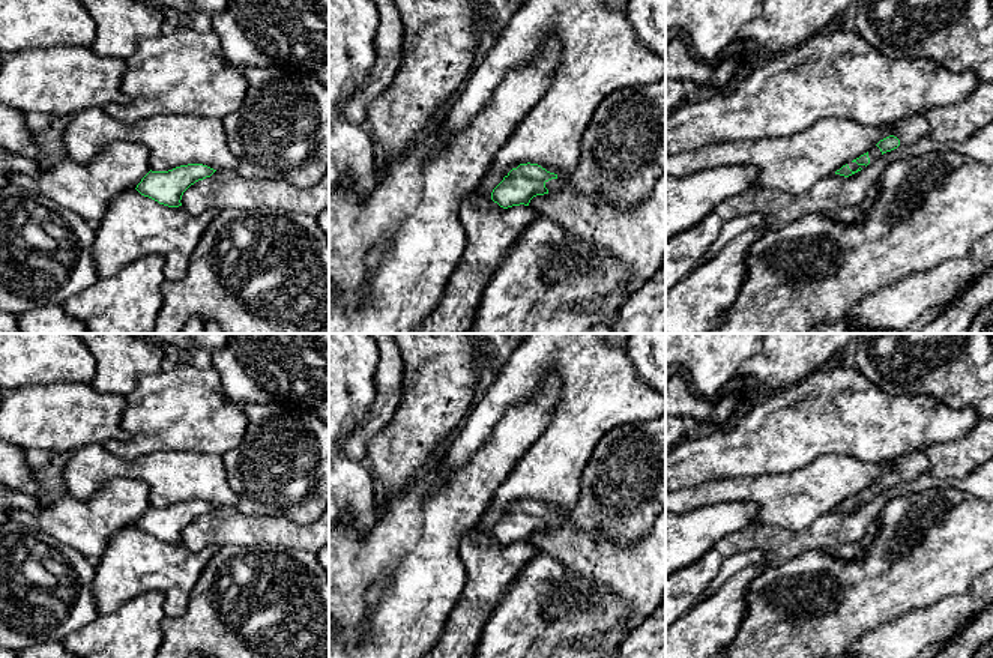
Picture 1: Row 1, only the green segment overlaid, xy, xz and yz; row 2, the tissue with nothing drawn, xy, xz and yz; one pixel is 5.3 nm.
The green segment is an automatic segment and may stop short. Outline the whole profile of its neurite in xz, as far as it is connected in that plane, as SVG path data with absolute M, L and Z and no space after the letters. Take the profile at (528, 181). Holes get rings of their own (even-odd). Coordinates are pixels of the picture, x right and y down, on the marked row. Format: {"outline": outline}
{"outline": "M520 164L493 189L491 200L500 207L529 206L536 195L557 194L563 189L557 174L538 164Z"}

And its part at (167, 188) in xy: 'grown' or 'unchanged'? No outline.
unchanged

